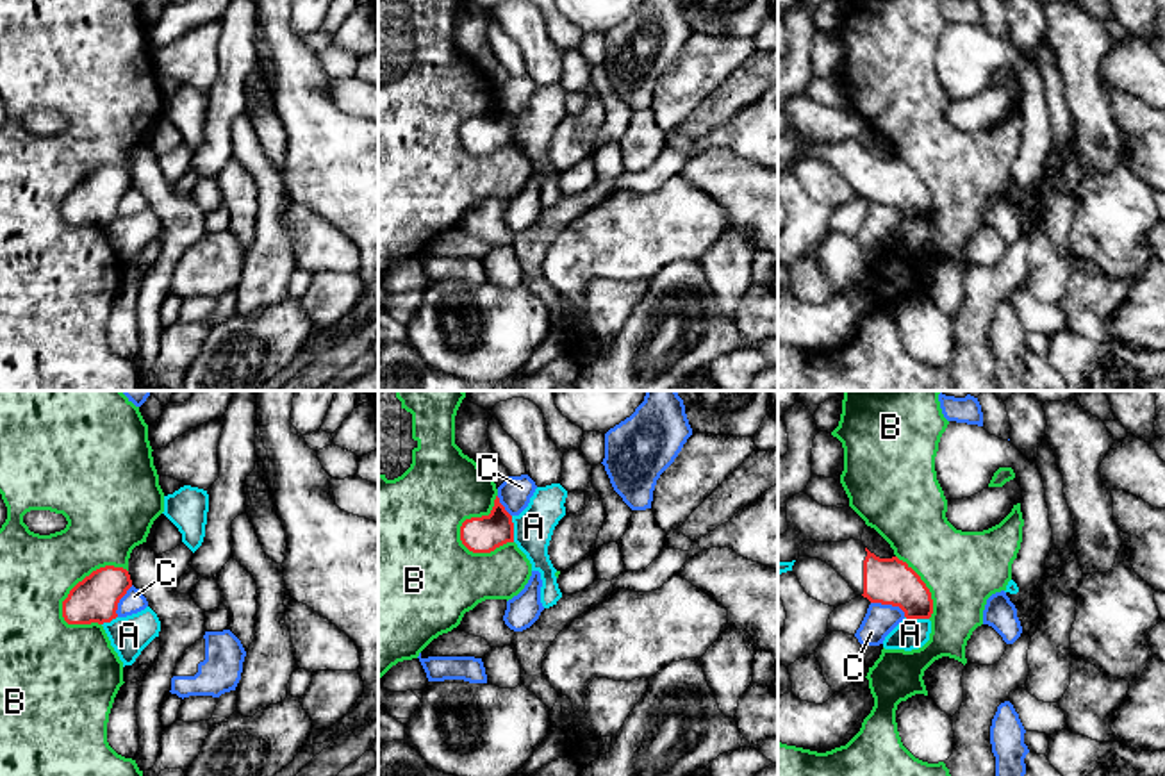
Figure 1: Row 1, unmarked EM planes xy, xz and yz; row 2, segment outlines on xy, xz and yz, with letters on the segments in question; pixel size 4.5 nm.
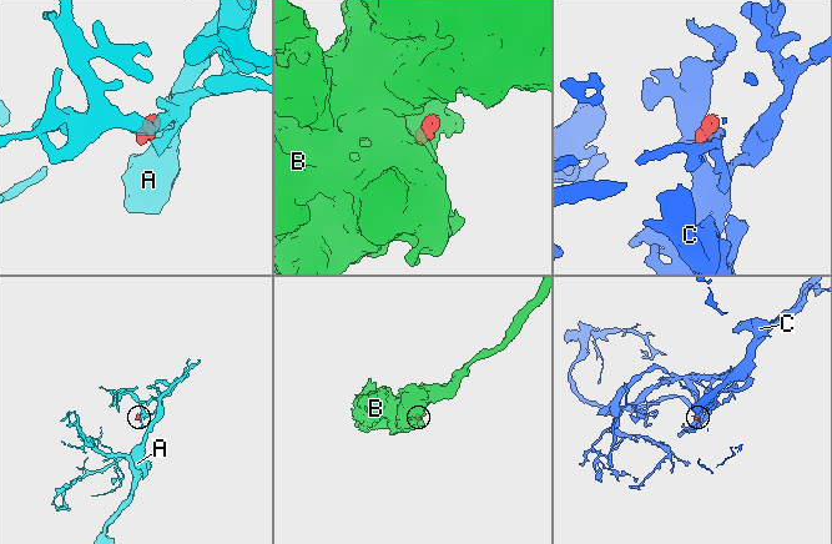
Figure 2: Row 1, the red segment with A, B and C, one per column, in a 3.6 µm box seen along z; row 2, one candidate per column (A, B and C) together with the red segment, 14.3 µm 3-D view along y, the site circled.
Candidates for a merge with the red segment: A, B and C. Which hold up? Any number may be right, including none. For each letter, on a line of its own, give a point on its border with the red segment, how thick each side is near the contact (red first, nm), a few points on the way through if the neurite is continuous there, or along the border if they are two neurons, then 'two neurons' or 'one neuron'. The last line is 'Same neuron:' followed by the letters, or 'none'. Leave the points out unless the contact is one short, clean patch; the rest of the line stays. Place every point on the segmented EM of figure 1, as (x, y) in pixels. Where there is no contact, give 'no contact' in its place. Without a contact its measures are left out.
A: meets red in xz at (512, 528); 160 nm thick on the red side, 180 nm on the other; border along xz (511, 516), (514, 541); two neurons
B: meets red in xy at (86, 577); 200 nm thick on the red side, 340 nm on the other; two neurons
C: meets red in yz at (889, 603); 200 nm thick on the red side, 140 nm on the other; border along yz (871, 602), (896, 605), (905, 616); two neurons
Same neuron: none

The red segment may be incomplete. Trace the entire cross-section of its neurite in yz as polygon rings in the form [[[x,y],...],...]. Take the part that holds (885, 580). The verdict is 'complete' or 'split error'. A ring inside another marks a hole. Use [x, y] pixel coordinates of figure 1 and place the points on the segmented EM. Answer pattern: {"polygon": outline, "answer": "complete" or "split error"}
{"polygon": [[[803,541],[799,557],[826,562],[856,596],[863,596],[871,603],[899,607],[906,619],[930,619],[933,614],[931,592],[921,576],[897,557],[876,557],[862,541]]], "answer": "split error"}

